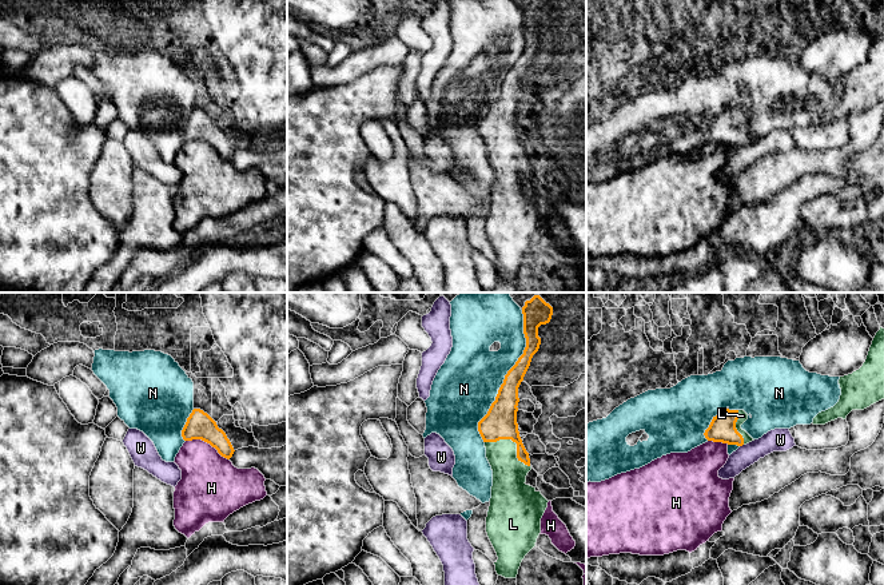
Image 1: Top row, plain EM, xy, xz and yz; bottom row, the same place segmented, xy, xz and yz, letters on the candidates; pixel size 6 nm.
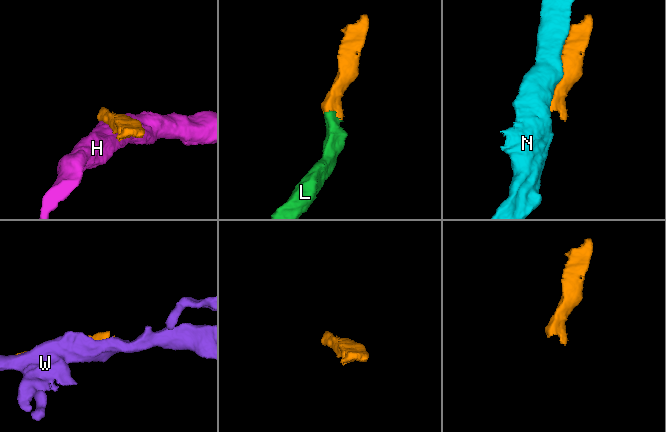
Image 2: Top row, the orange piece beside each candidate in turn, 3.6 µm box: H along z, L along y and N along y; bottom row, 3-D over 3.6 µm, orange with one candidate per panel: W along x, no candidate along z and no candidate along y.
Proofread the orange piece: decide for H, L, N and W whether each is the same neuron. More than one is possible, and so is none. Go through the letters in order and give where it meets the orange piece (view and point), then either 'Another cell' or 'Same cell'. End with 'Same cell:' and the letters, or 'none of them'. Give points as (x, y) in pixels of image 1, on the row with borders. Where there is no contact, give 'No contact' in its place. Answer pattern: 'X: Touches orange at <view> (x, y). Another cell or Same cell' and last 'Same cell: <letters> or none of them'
H: Touches orange at xy (207, 442). Another cell
L: Touches orange at xz (513, 441). Same cell
N: Touches orange at xz (525, 349). Another cell
W: Touches orange at yz (741, 445). Another cell
Same cell: L

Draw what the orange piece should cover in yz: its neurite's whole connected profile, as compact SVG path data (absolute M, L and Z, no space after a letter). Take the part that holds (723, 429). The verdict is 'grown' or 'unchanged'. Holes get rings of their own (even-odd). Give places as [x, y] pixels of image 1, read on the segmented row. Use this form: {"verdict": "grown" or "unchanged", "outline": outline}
{"verdict": "grown", "outline": "M724 410L713 417L704 435L708 441L742 446L754 441L741 425L748 419L744 410Z"}

